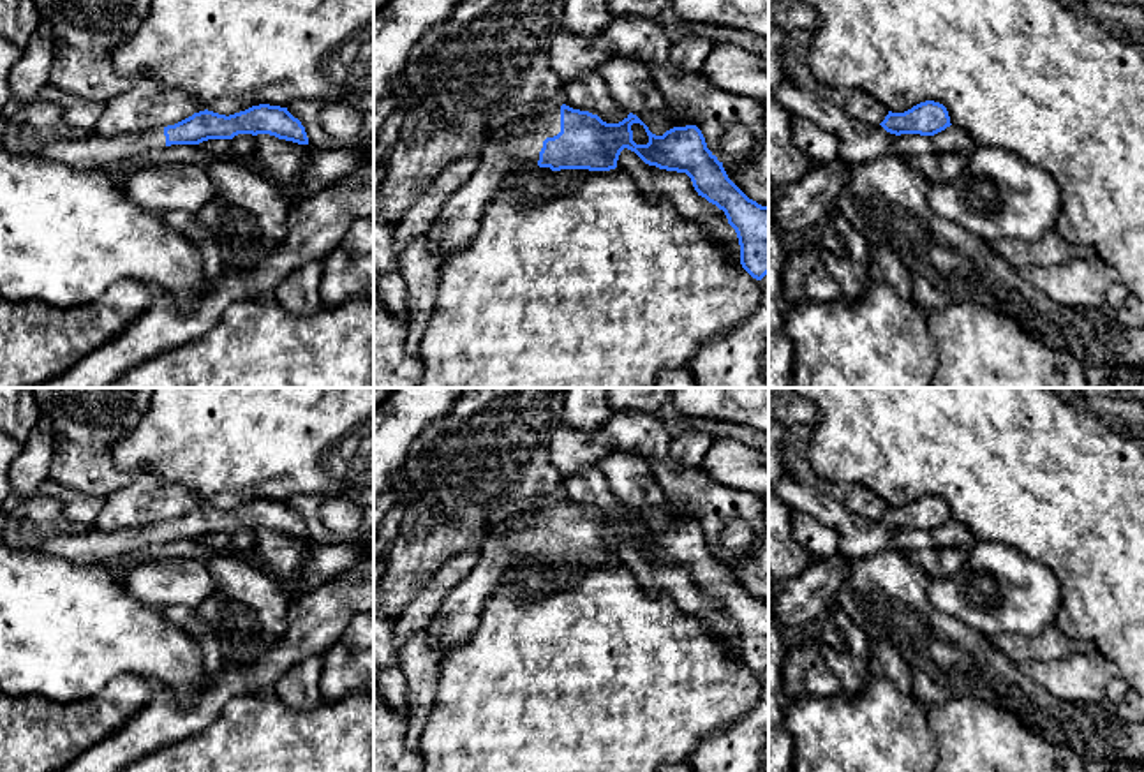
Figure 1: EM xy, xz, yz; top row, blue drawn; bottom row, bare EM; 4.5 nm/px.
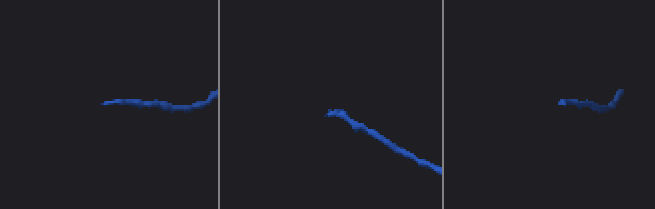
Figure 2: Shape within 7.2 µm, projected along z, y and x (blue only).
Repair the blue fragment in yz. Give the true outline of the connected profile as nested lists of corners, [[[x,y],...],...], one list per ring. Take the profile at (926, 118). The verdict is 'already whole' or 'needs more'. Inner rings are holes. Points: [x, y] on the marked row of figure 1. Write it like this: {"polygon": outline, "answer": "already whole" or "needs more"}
{"polygon": [[[925,100],[904,113],[892,113],[885,116],[880,123],[887,132],[901,136],[901,134],[920,134],[920,136],[934,136],[947,127],[950,127],[950,116],[943,104],[934,100]]], "answer": "already whole"}

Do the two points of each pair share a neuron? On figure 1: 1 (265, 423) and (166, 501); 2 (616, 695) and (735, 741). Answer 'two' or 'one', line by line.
1: two
2: two

